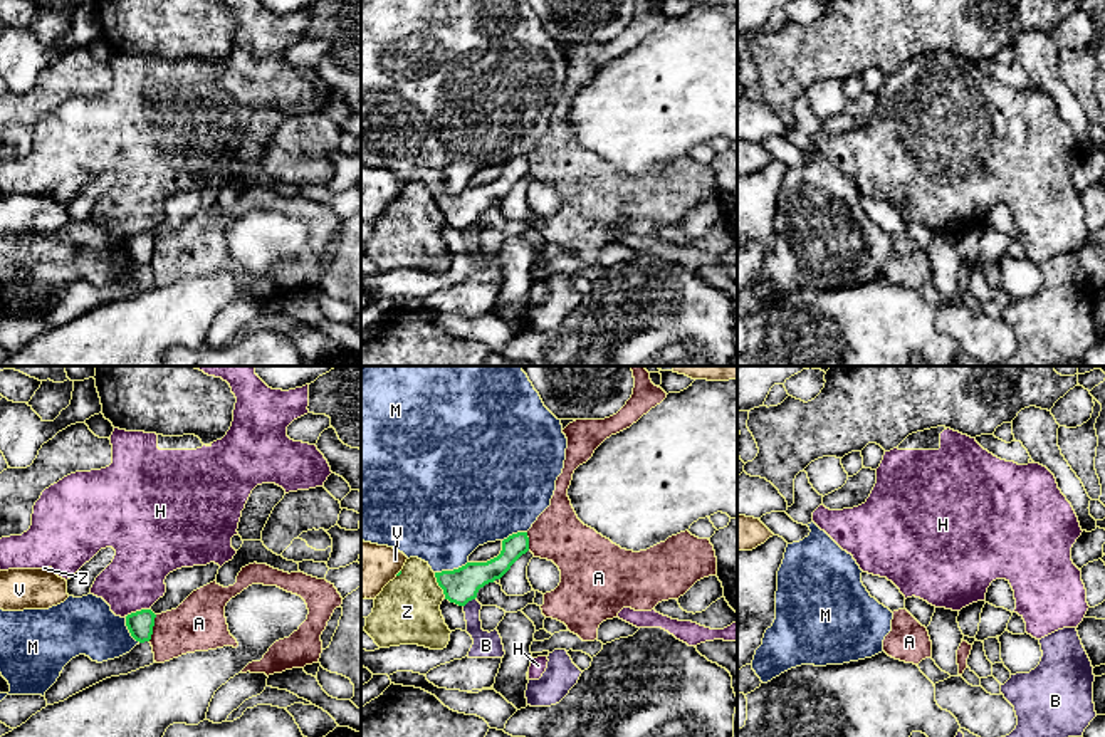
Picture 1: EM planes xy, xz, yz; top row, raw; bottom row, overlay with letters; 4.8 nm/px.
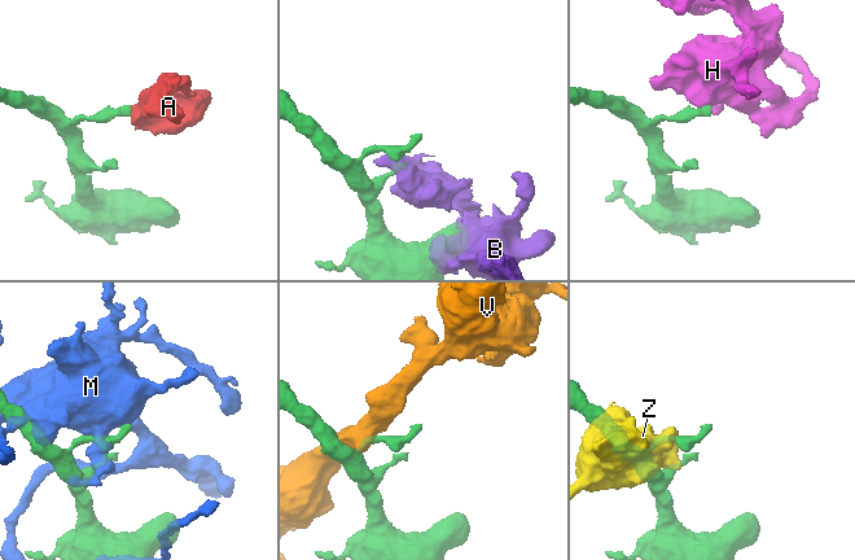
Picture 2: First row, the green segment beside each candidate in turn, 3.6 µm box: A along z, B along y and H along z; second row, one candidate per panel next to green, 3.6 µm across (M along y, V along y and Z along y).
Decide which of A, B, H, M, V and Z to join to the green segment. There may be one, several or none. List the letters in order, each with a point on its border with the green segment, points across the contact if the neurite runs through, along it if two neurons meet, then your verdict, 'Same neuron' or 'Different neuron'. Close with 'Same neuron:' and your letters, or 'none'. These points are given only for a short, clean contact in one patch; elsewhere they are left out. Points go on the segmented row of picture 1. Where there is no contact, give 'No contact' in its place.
A: Touches green at xy (151, 628). Boundary: xy (157, 615), (153, 633), (148, 640). Different neuron
B: Touches green at xz (469, 600). Different neuron
H: Touches green at xy (136, 611). Boundary: xy (148, 608), (131, 611), (126, 616). Different neuron
M: Touches green at xz (450, 571). Different neuron
V: Touches green at xz (398, 573). Different neuron
Z: Touches green at xz (439, 585). Different neuron
Same neuron: none

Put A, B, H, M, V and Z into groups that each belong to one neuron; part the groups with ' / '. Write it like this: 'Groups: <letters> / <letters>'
Groups: A / B / H / M / V / Z

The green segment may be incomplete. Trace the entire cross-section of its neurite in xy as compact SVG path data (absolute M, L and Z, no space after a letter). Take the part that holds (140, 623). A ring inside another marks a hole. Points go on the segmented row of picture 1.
M141 609L126 616L126 626L131 636L139 641L149 641L156 614L151 609Z

